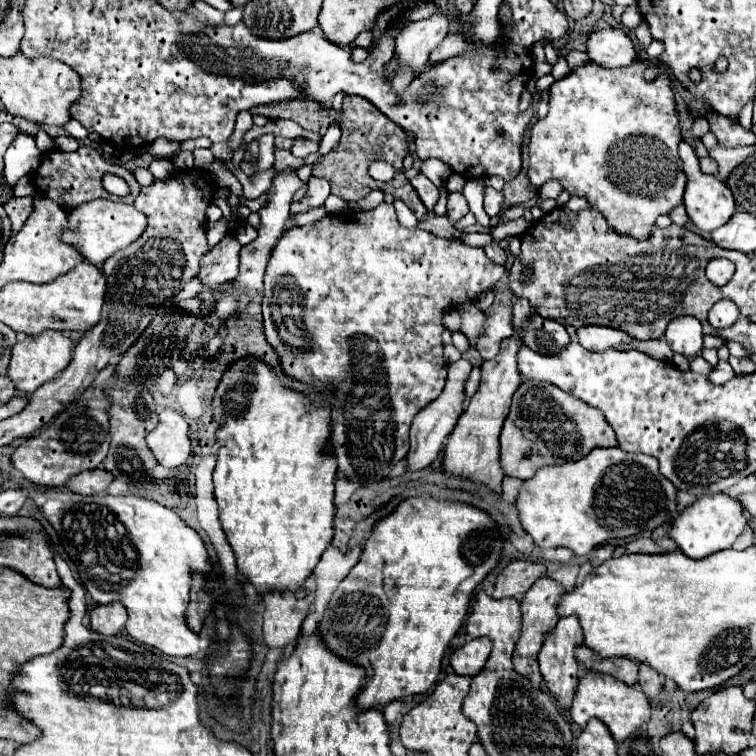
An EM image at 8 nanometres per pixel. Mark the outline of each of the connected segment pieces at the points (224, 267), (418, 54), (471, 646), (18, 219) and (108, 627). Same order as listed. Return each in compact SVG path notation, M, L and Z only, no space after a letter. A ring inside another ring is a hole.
M234 235L223 237L202 259L198 279L208 287L220 287L234 281L234 277L238 277L240 249L242 245L236 241Z
M438 7L428 19L406 23L396 35L396 55L388 63L388 81L394 77L398 67L424 69L428 65L430 51L446 37L450 27L450 17L446 7Z
M478 637L478 639L468 641L464 647L456 649L450 659L454 673L468 675L468 677L478 675L486 665L490 649L492 649L492 643L488 637Z
M12 197L4 205L4 209L12 221L12 229L20 231L22 225L26 223L26 219L30 217L30 213L34 211L34 199L32 197Z
M120 601L108 605L96 605L90 609L90 627L100 635L116 635L124 627L126 611Z

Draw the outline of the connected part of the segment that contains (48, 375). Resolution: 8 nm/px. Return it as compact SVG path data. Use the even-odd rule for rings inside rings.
M42 331L32 339L18 341L12 347L12 361L8 369L8 375L16 385L16 389L34 393L40 385L54 379L60 371L64 371L64 367L68 367L68 359L72 359L72 347L74 347L72 341L64 337L64 333L60 331Z

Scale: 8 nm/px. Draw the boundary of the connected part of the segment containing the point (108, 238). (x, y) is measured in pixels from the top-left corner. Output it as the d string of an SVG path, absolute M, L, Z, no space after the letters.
M94 199L74 207L68 213L68 227L62 235L62 241L66 245L76 247L76 251L92 265L102 265L110 255L134 243L134 239L138 239L144 233L144 227L146 215L142 215L134 205L116 203L108 199Z

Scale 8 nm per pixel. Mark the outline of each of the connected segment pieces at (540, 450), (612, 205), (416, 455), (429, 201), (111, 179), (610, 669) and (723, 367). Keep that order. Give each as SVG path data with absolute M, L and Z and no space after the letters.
M522 381L512 397L510 415L500 435L500 463L506 475L530 479L544 465L562 465L586 457L594 447L618 447L616 435L600 411L586 403L586 431L580 425L580 401L550 383Z
M636 61L620 69L604 69L596 67L596 63L576 67L570 75L550 87L550 109L530 131L528 177L532 187L540 189L546 181L558 179L570 195L586 197L590 205L606 217L614 231L632 239L646 239L656 217L666 215L672 207L682 203L686 187L678 157L678 143L682 141L680 117L674 109L670 79L666 73L660 73L656 81L644 81L642 73L650 65L656 63Z
M460 359L456 363L452 363L448 367L448 383L442 391L442 395L432 401L424 411L420 411L412 423L410 429L410 451L406 455L406 467L408 471L420 471L430 467L430 463L438 457L438 453L442 451L448 435L452 433L458 417L462 415L462 407L464 407L464 381L470 375L472 365L466 359Z
M418 173L410 183L412 183L412 187L416 189L416 193L420 195L422 203L426 205L426 209L428 209L428 211L432 211L432 209L434 209L434 205L438 203L438 197L440 197L438 187L436 187L432 181L428 181L428 179L426 179L426 175L422 175L422 173Z
M106 173L102 179L102 185L111 194L124 197L130 192L128 184L120 177Z
M586 645L576 649L576 659L580 665L584 665L588 671L610 675L626 685L638 683L638 663L628 659L596 659L592 651L588 651Z
M718 361L718 365L712 369L712 373L708 375L708 379L712 381L712 383L716 383L716 385L720 385L720 383L726 383L728 379L732 379L734 377L734 369L730 367L730 363L728 361Z

